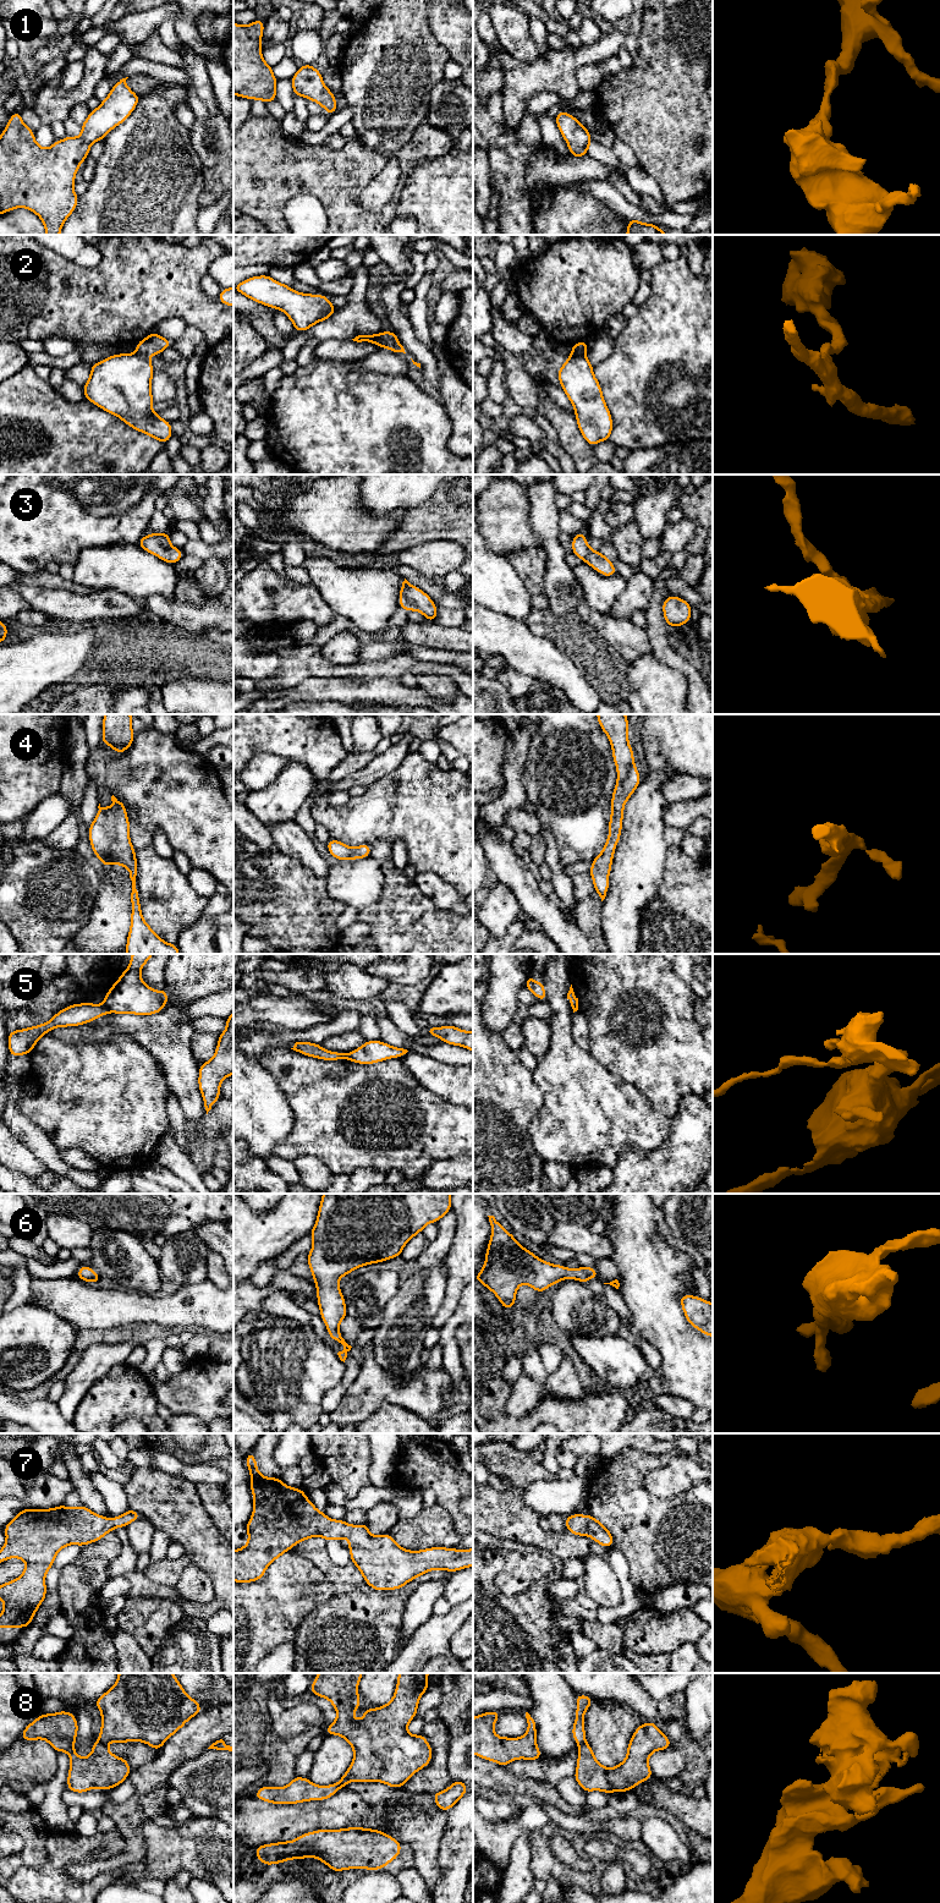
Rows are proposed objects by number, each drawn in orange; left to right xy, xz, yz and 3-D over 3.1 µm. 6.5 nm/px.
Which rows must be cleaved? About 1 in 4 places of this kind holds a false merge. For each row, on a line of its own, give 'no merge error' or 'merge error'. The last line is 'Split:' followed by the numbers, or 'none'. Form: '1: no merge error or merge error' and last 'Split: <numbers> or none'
1: no merge error
2: merge error
3: no merge error
4: no merge error
5: merge error
6: no merge error
7: no merge error
8: merge error
Split: 2, 5, 8

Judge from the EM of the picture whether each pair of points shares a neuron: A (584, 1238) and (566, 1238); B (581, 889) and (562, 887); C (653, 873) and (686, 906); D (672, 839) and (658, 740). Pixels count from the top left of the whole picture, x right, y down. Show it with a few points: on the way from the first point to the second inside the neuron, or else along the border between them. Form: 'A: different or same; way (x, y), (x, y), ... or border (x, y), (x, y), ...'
A: same; way (580, 1238), (571, 1238)
B: different; border (571, 877), (572, 897), (576, 901)
C: different; border (668, 854), (664, 879), (659, 893), (646, 906)
D: different; border (666, 826), (664, 839), (669, 846)

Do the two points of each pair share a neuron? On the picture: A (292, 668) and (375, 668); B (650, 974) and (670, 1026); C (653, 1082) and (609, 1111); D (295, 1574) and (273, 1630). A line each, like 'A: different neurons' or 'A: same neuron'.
A: same neuron
B: same neuron
C: different neurons
D: same neuron

